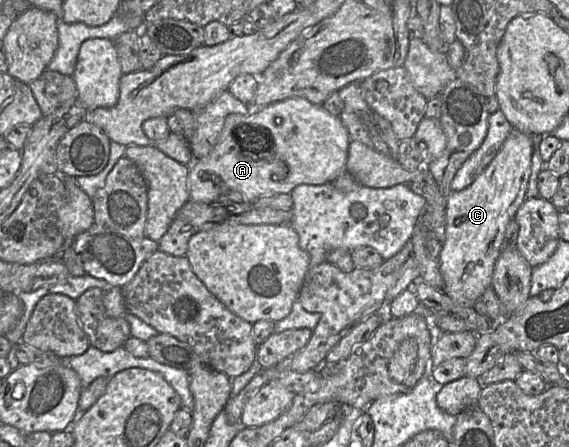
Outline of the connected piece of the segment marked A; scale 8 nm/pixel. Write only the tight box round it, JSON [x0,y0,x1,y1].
[188,97,350,203]

